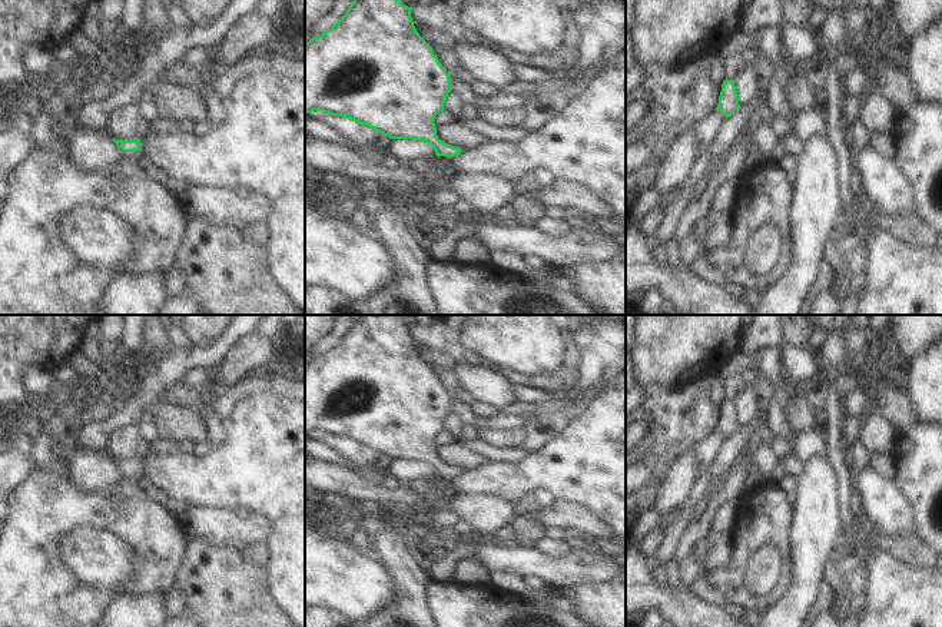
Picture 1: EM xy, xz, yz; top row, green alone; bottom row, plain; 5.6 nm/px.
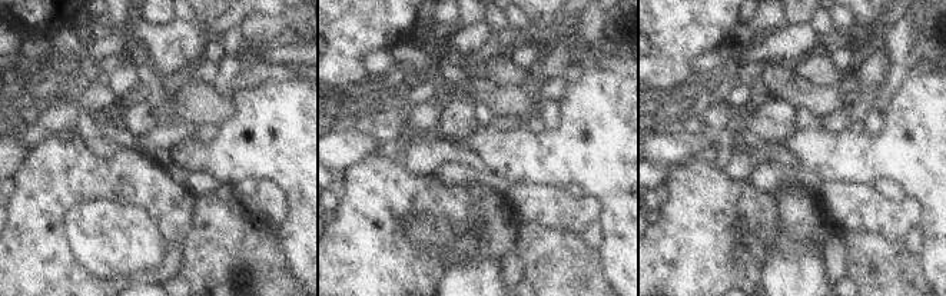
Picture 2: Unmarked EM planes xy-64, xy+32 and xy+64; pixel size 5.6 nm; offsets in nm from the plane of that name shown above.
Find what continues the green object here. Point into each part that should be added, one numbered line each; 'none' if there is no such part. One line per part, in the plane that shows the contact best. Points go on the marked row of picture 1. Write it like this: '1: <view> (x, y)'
none

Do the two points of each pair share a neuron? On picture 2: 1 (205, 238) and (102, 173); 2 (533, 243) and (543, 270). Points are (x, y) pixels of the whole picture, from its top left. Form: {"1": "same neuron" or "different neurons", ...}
{"1": "different neurons", "2": "same neuron"}

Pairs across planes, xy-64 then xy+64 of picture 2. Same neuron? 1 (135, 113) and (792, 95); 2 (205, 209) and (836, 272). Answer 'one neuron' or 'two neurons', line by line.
1: two neurons
2: two neurons

